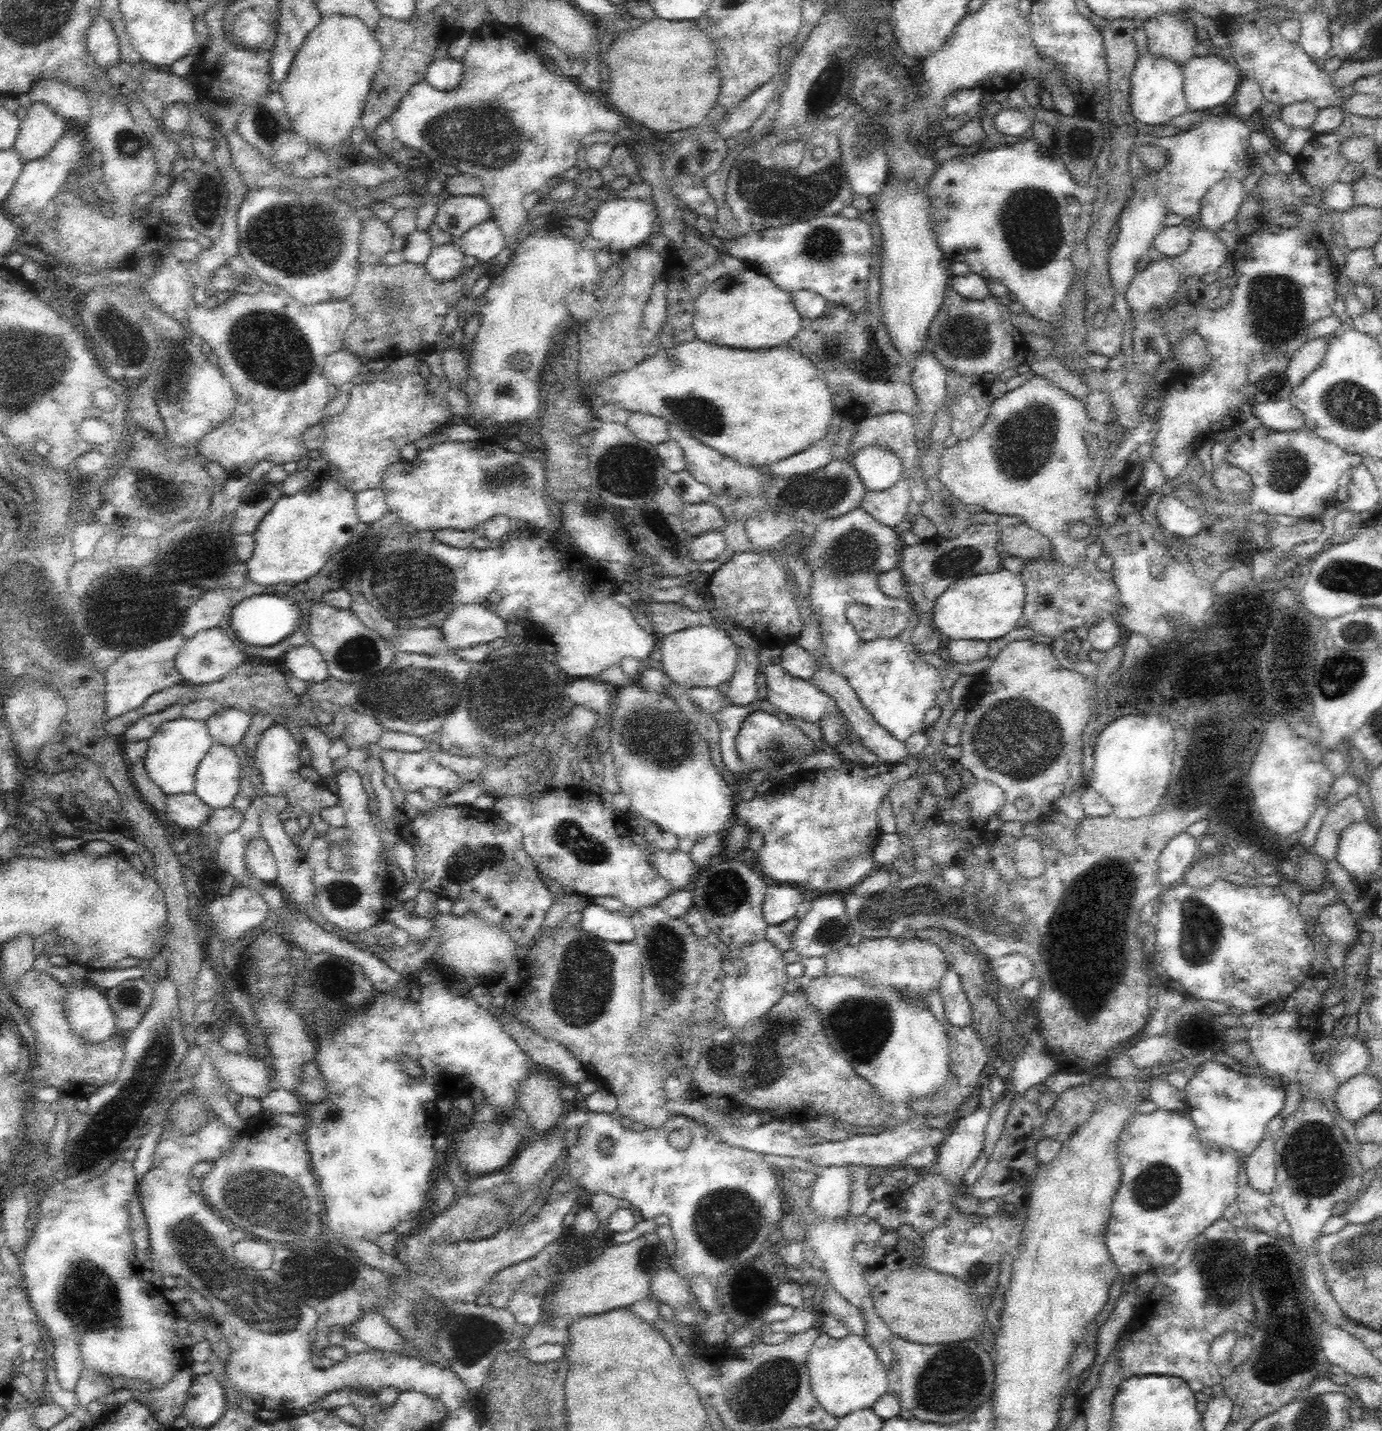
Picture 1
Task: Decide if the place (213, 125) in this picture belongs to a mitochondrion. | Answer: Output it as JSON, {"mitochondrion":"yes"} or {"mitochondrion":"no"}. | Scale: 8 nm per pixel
{"mitochondrion":"no"}

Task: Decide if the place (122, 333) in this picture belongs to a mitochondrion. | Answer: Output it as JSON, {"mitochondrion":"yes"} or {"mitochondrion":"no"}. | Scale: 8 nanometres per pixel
{"mitochondrion":"yes"}

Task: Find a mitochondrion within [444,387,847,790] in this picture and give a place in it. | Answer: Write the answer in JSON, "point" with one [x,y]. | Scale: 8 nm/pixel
{"point":[513,697]}

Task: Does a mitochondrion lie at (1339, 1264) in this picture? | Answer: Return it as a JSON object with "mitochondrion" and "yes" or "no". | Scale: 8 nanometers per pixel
{"mitochondrion":"yes"}

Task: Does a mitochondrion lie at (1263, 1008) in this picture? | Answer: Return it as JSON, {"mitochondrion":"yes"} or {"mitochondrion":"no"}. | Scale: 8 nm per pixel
{"mitochondrion":"no"}

